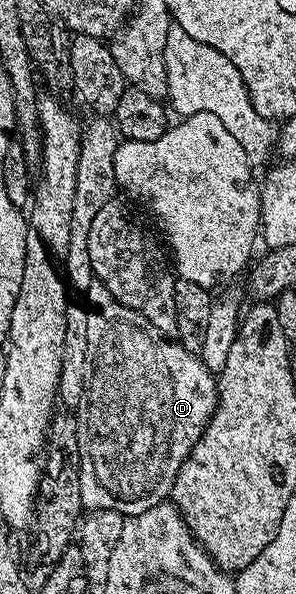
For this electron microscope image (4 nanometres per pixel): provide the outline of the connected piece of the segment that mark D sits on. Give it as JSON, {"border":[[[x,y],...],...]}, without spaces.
{"border":[[[98,281],[85,293],[87,309],[87,390],[79,425],[81,501],[88,512],[113,509],[126,517],[164,502],[181,465],[219,404],[216,376],[181,343],[154,327],[143,312],[121,302]]]}

